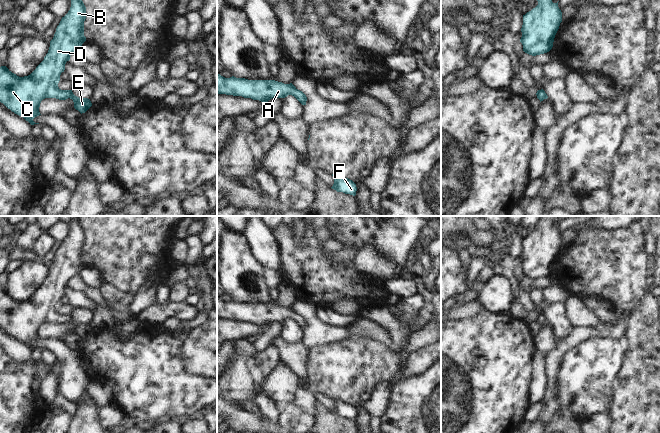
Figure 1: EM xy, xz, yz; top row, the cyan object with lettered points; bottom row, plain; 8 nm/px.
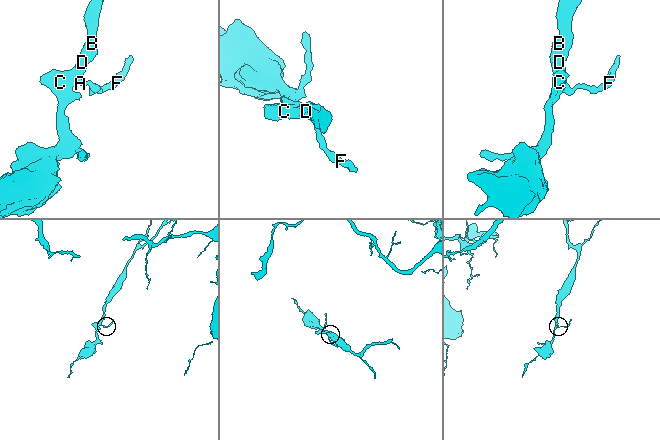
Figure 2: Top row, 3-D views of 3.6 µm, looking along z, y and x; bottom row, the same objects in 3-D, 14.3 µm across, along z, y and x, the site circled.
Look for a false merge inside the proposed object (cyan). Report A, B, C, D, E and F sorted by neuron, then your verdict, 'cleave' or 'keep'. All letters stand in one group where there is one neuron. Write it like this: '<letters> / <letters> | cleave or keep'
A B C D E F | keep

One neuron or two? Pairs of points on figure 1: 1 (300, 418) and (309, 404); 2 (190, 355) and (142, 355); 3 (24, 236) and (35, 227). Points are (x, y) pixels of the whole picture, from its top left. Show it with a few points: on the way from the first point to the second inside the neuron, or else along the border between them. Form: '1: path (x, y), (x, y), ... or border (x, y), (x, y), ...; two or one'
1: border (293, 402), (316, 415); two
2: border (183, 337), (183, 359), (185, 366), (196, 375); two
3: path (27, 235), (32, 230); one

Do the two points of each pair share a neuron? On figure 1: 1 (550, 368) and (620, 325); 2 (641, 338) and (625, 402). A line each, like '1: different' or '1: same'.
1: same
2: same

